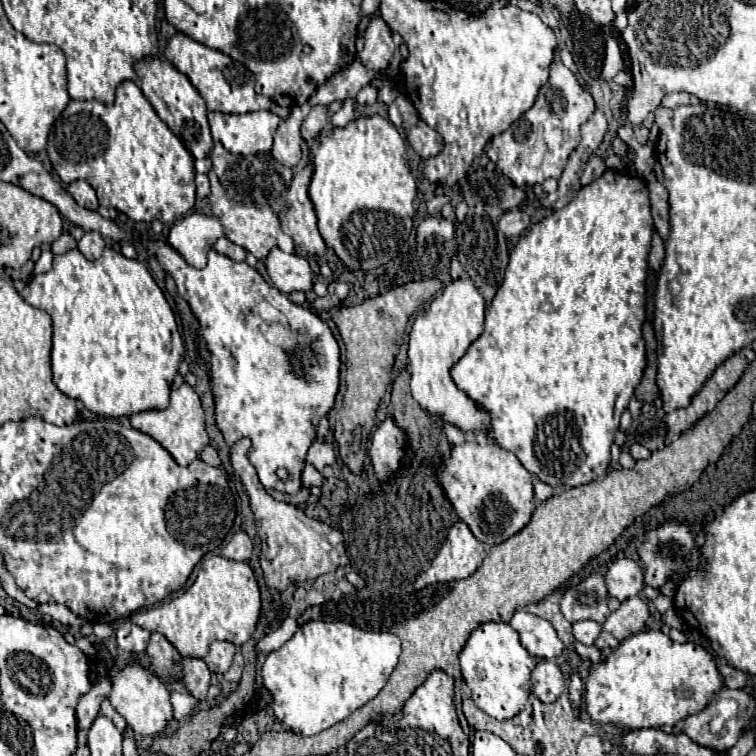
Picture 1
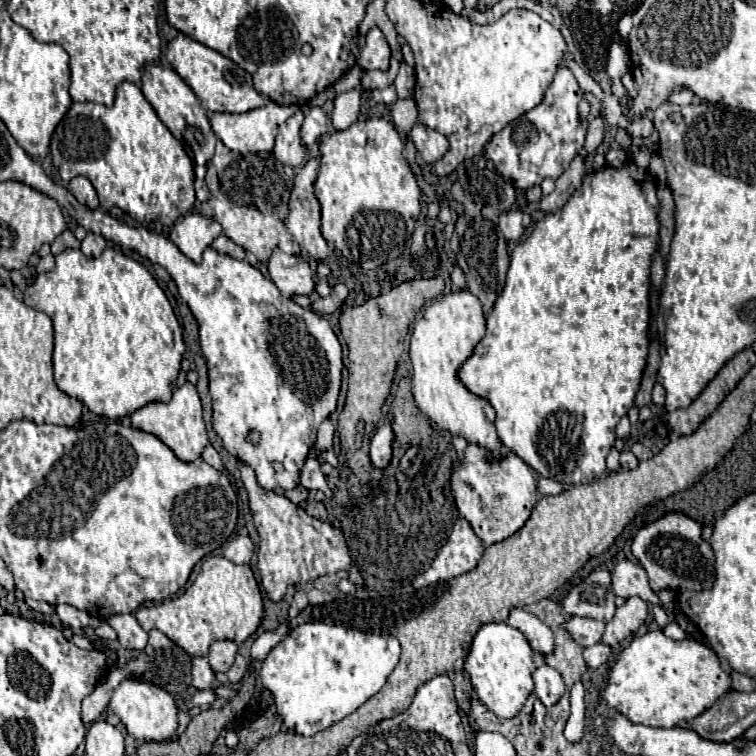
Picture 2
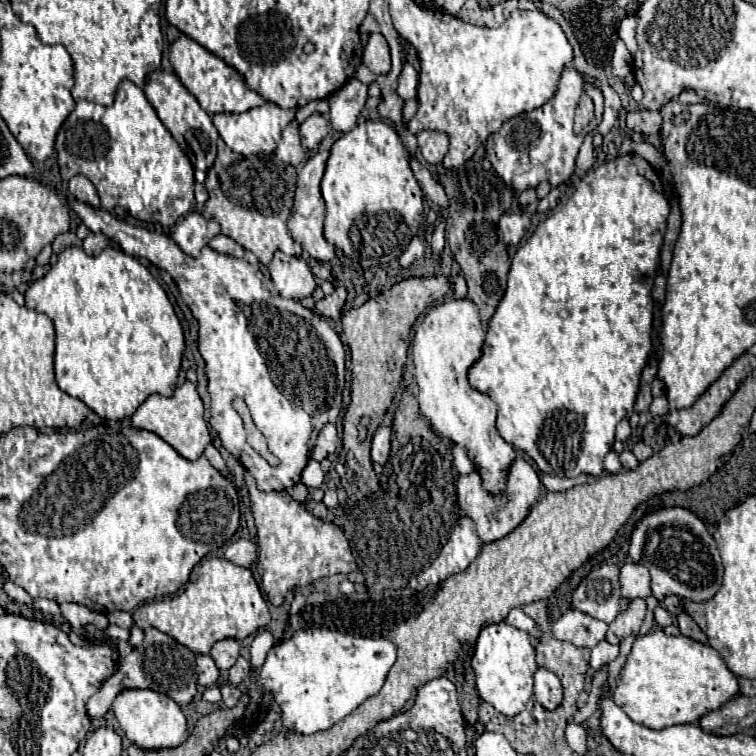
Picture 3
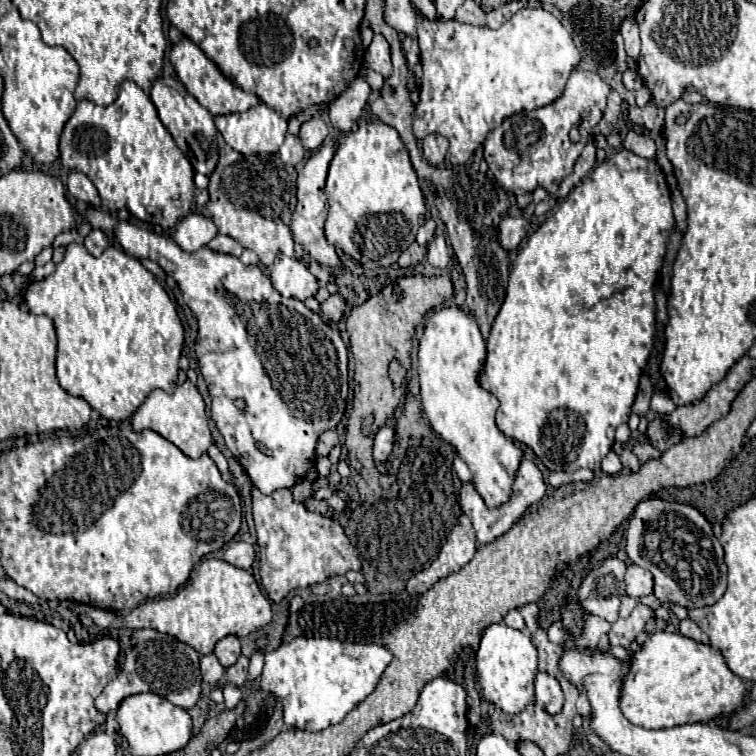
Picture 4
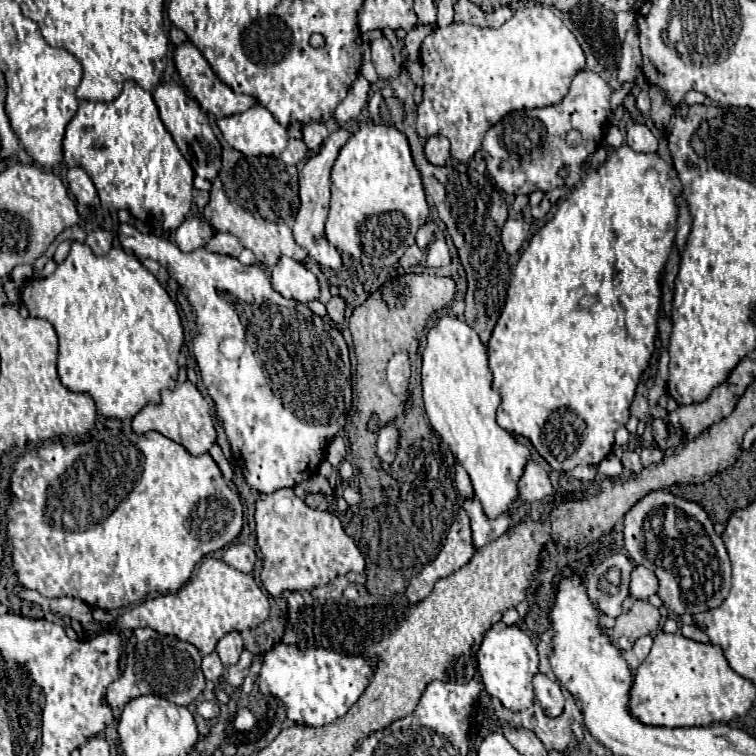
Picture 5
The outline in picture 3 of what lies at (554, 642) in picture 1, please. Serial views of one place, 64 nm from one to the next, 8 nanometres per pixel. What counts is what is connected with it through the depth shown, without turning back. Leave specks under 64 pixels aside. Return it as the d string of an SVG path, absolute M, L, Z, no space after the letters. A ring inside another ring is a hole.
M512 608L512 610L510 610L510 614L508 614L508 618L506 618L504 622L506 622L506 624L510 624L510 626L514 626L514 628L518 628L518 630L528 632L528 634L530 634L530 636L534 636L534 638L538 638L538 636L540 636L540 630L538 630L536 622L534 622L532 618L528 618L520 608Z

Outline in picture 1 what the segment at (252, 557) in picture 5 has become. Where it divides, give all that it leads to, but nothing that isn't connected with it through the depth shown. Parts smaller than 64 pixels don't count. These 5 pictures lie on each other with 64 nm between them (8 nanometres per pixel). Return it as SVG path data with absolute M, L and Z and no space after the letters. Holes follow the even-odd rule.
M236 532L232 540L226 544L226 548L222 550L224 558L236 560L236 562L246 562L250 554L252 554L252 540L248 538L246 532Z

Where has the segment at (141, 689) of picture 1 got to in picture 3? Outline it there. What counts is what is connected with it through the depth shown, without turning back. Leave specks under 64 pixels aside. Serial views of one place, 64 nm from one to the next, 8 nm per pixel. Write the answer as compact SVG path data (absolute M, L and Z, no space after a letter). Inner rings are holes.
M124 690L122 694L116 696L112 710L114 710L116 720L118 720L120 728L124 730L126 738L138 748L146 748L146 750L176 748L188 736L186 716L184 716L182 708L166 694L156 694L152 690Z

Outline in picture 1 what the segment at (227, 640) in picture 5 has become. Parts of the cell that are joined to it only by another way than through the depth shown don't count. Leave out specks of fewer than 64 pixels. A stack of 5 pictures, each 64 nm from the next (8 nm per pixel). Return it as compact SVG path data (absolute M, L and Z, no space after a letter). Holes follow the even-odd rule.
M212 642L210 644L210 652L204 658L204 662L208 662L208 668L216 674L224 674L234 658L236 646L232 642Z

